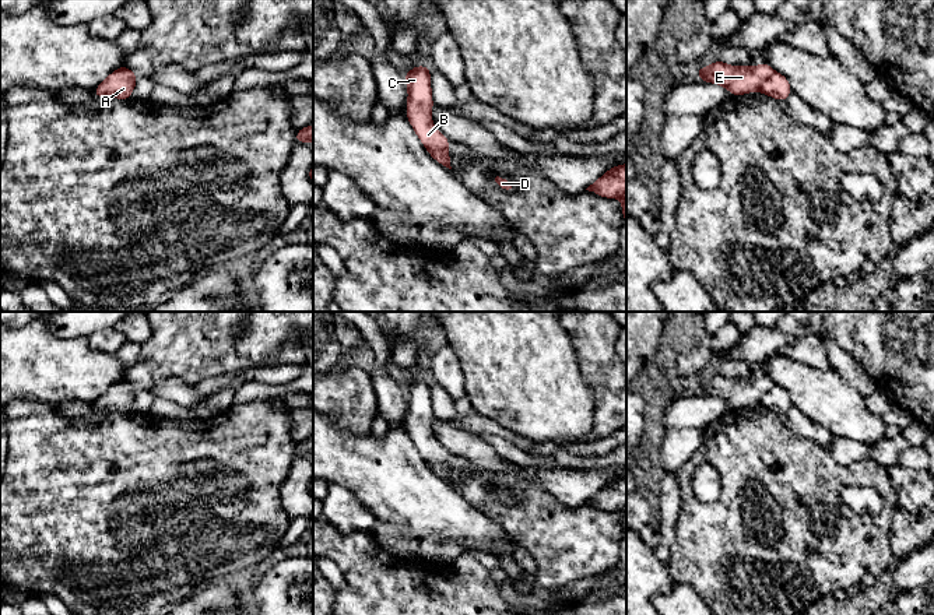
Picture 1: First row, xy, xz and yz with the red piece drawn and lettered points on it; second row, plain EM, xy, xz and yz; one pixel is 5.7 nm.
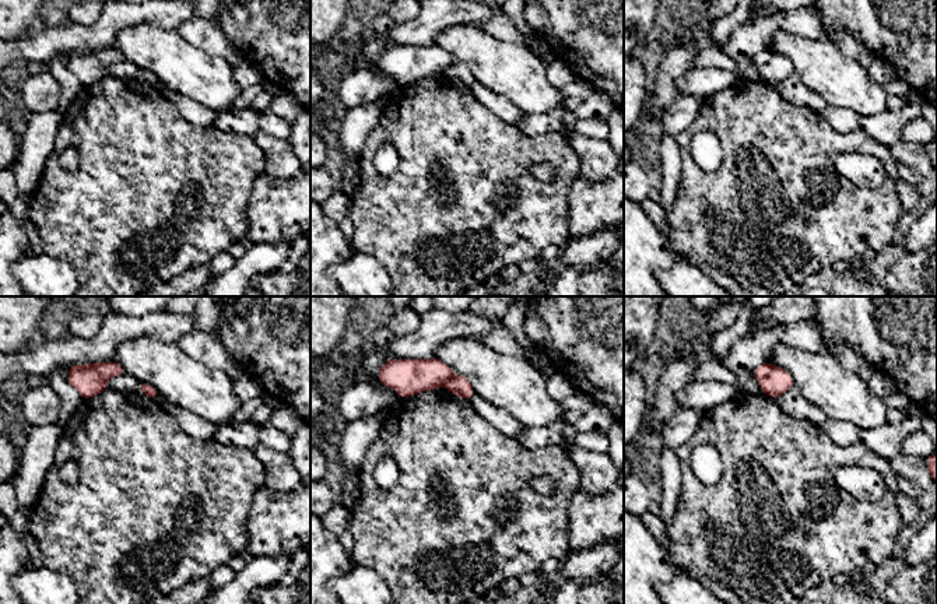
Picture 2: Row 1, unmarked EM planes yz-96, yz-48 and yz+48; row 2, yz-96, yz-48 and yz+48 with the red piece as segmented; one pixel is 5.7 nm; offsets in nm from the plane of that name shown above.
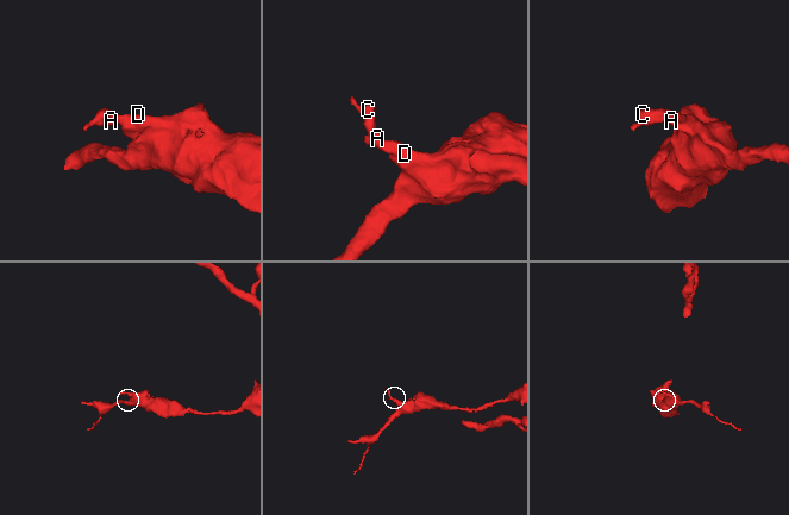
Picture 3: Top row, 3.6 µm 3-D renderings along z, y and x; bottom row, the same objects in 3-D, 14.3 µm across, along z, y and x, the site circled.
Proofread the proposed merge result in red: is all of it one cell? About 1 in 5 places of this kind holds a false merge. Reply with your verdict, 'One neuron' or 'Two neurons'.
One neuron

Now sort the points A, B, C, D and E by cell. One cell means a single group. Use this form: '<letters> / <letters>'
A B C D E

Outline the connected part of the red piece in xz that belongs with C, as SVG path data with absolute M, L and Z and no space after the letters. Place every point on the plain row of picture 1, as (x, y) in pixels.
M414 379L412 383L404 386L404 391L408 405L407 433L428 467L440 478L452 482L447 463L450 453L446 451L432 435L433 412L429 380Z

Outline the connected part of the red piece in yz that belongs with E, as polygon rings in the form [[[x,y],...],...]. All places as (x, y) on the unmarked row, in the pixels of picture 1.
[[[716,373],[707,380],[699,380],[695,387],[702,396],[719,397],[728,403],[733,410],[748,405],[763,405],[765,408],[784,415],[791,407],[789,393],[775,384],[766,375],[754,380],[731,379]]]

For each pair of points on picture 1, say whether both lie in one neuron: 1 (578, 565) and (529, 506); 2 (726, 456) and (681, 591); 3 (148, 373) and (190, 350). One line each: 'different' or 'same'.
1: same
2: different
3: same

